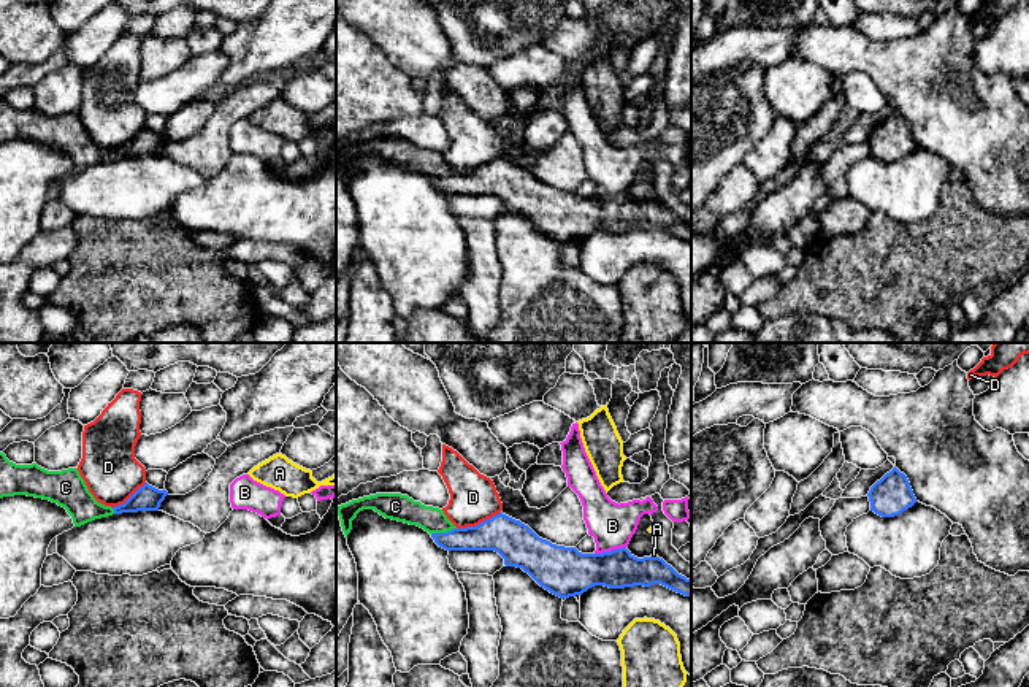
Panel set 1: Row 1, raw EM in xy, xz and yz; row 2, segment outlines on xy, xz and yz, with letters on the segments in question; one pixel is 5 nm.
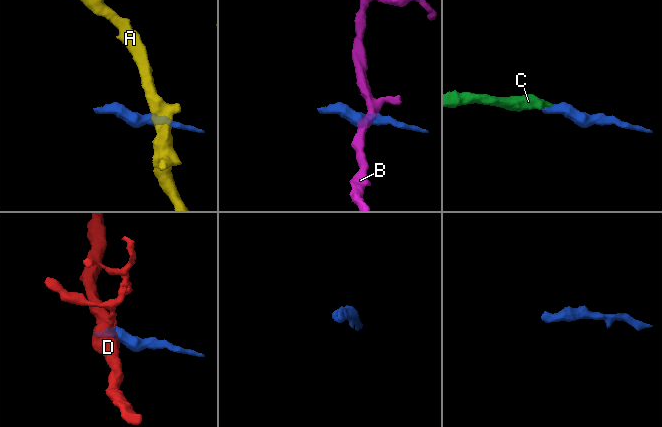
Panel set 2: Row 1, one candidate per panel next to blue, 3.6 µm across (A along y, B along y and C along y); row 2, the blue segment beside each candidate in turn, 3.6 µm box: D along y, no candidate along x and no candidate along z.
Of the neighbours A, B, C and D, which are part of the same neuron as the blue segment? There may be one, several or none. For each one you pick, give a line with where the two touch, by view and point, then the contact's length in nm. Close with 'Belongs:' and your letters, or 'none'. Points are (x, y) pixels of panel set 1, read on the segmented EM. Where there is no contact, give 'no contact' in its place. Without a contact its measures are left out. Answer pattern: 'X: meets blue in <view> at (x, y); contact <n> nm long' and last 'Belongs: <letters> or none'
C: meets blue in xz at (443, 533); contact 130 nm long
Belongs: C

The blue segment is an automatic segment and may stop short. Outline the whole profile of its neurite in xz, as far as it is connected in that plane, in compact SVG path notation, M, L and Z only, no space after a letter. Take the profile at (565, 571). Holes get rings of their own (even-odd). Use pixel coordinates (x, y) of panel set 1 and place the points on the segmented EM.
M376 493L338 506L338 516L346 538L352 530L352 520L363 509L374 509L385 519L417 525L428 532L434 543L446 551L495 551L504 558L506 566L522 568L541 587L560 598L582 595L595 585L625 589L634 585L650 587L653 584L661 584L677 593L691 597L691 579L679 574L660 557L637 558L626 547L602 554L582 554L576 547L557 546L539 538L528 525L503 512L476 527L457 528L442 509L425 506L401 493Z

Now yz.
M896 466L877 481L869 493L870 511L882 517L894 517L916 503L910 482Z

